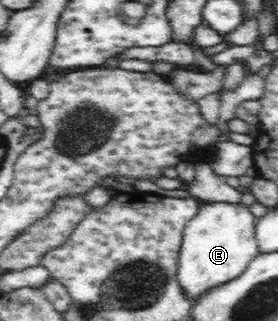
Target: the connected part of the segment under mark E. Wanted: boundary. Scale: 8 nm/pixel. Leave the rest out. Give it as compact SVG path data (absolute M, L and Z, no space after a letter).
M202 203L198 213L187 224L182 238L182 246L179 252L175 280L179 288L183 289L183 296L192 304L197 304L207 293L222 288L228 282L241 278L245 274L250 262L259 254L259 242L256 238L257 218L245 205L227 205Z

